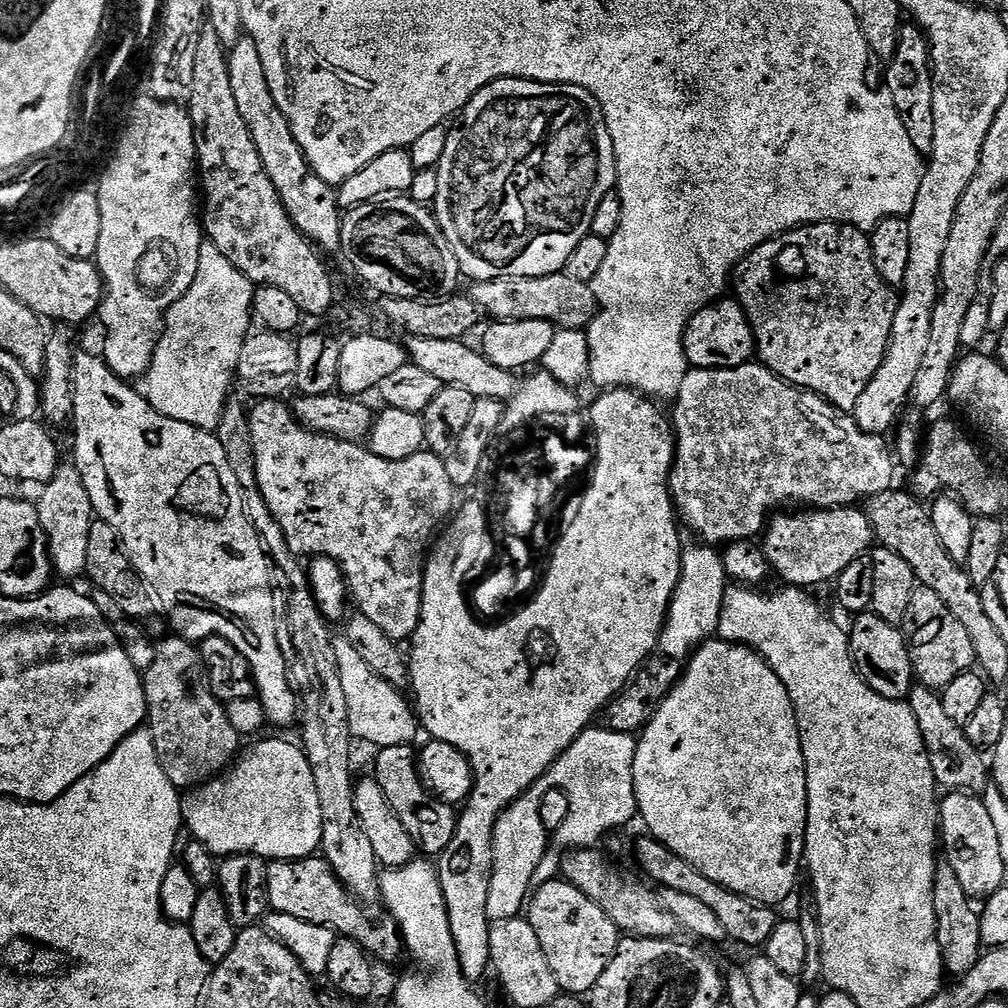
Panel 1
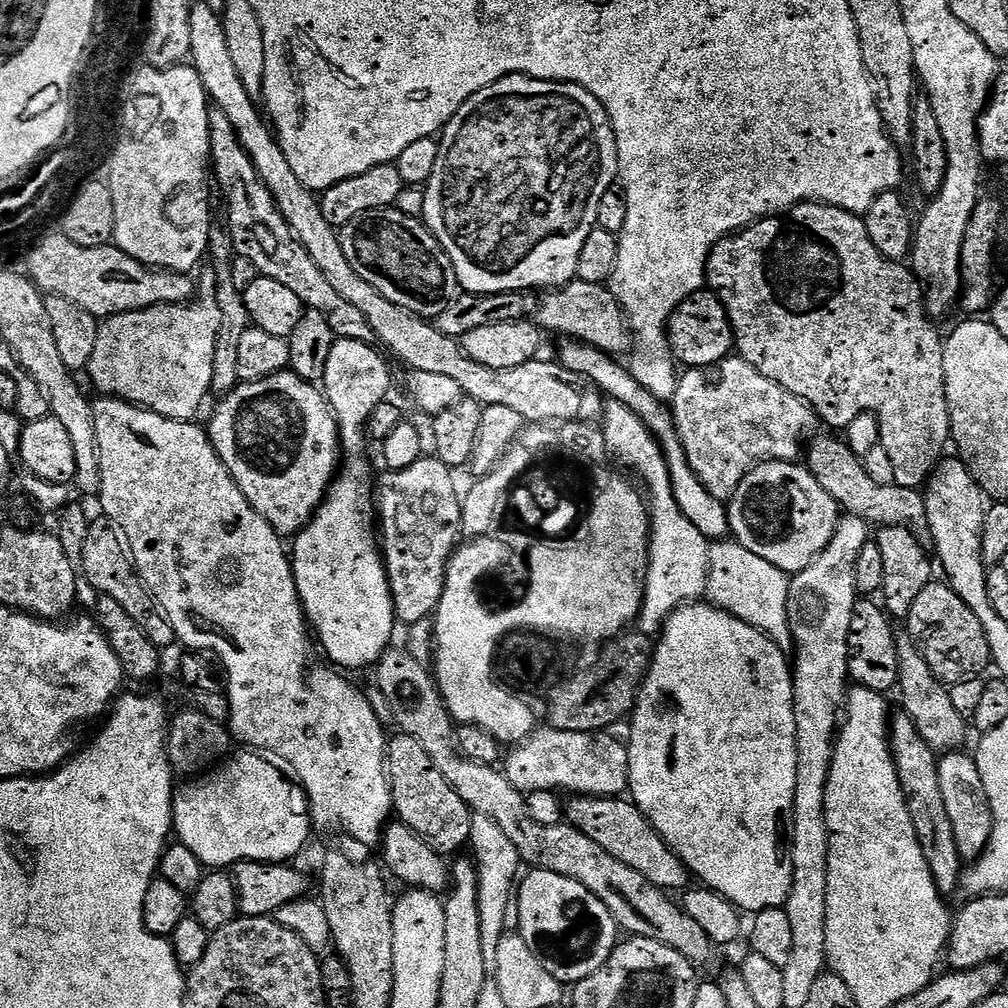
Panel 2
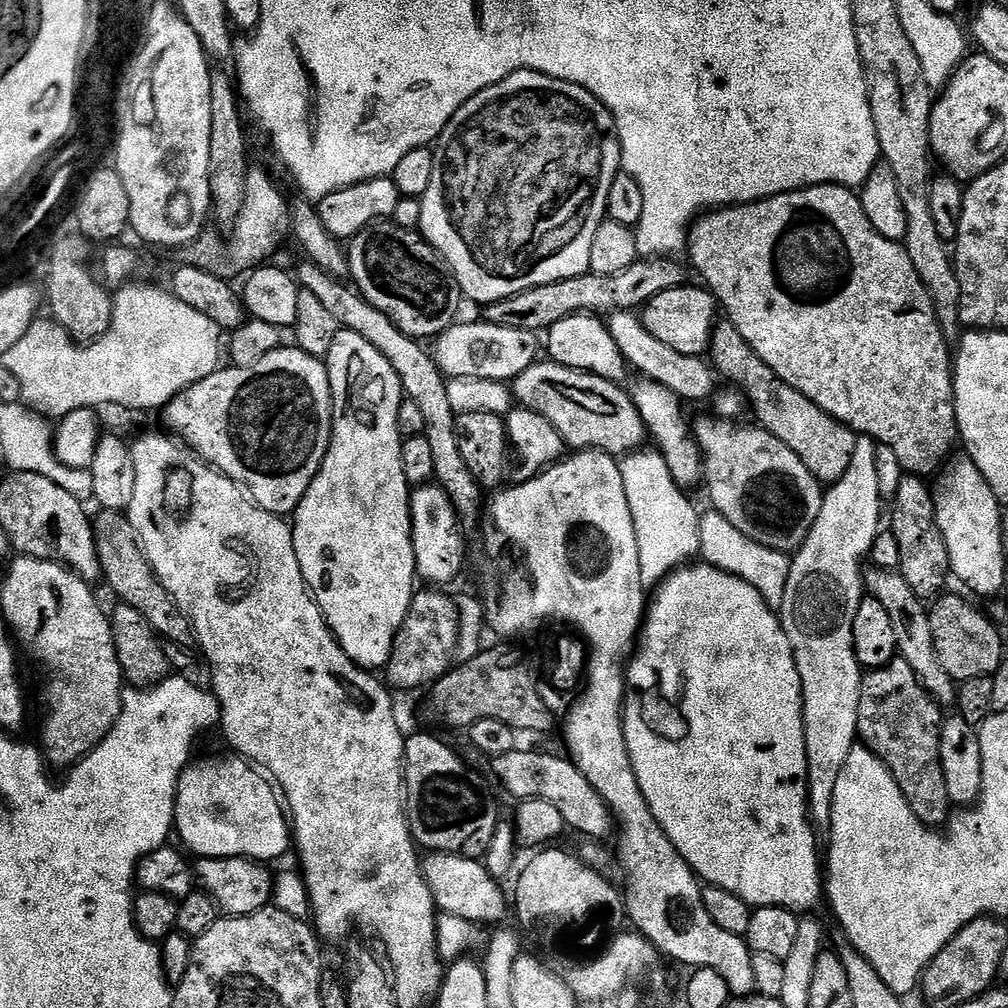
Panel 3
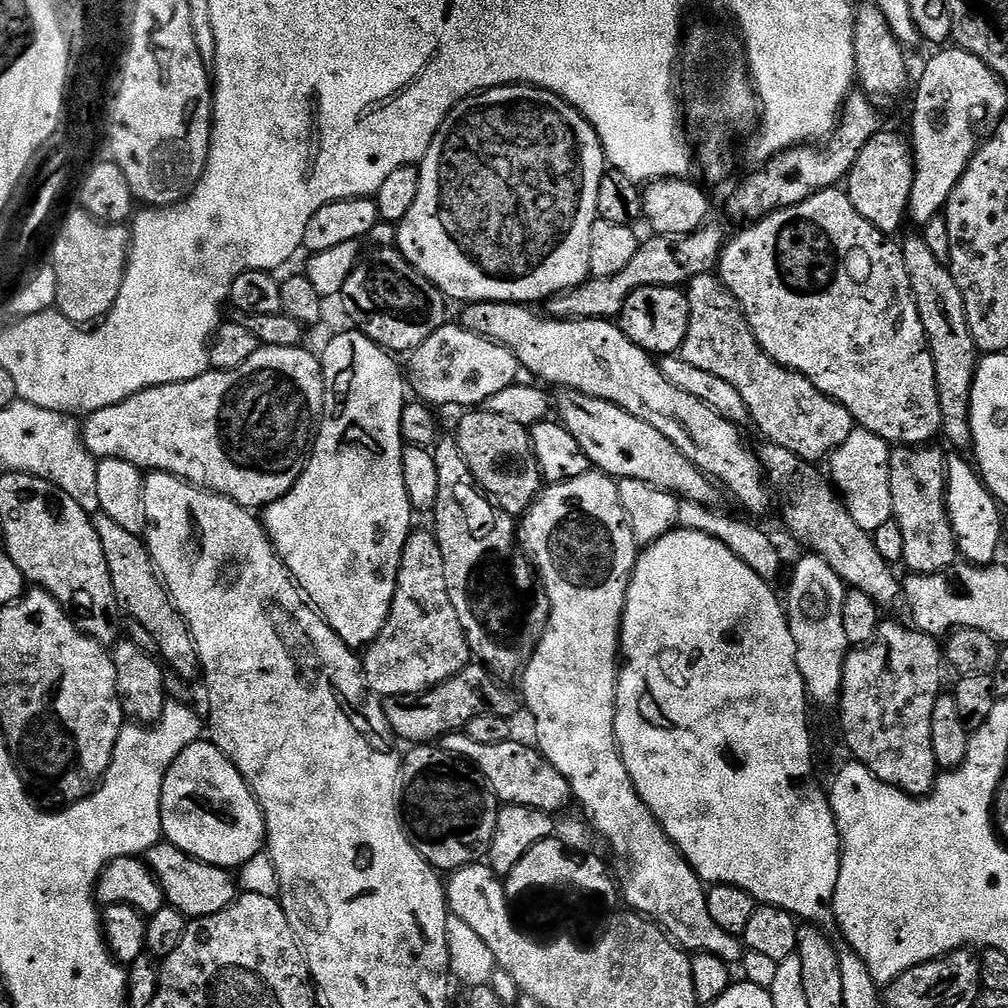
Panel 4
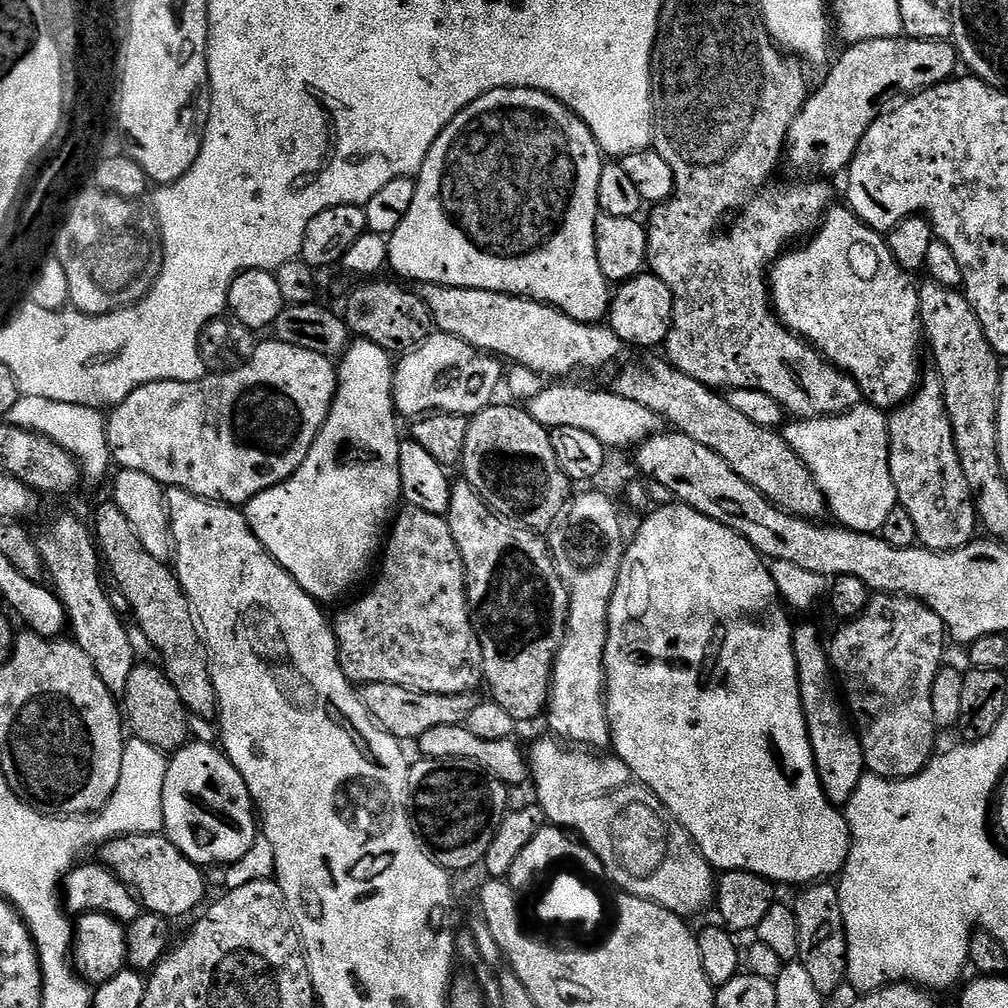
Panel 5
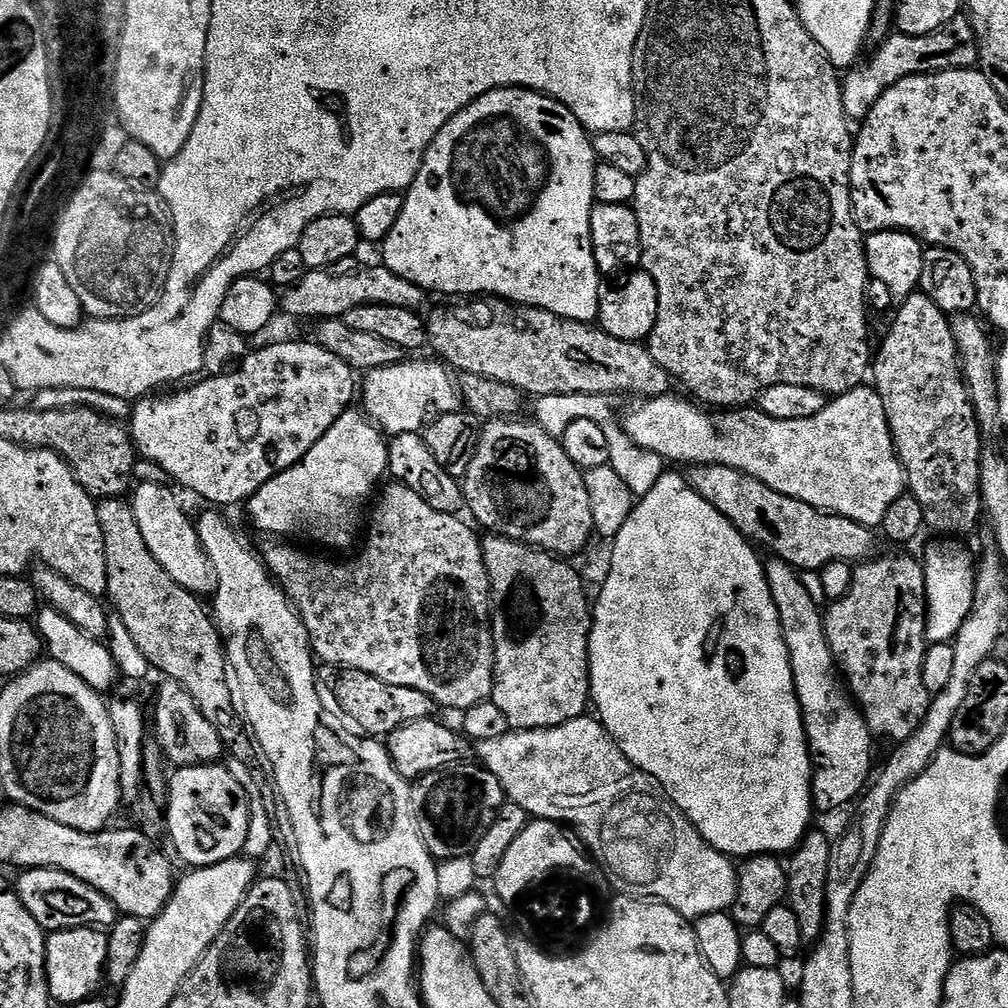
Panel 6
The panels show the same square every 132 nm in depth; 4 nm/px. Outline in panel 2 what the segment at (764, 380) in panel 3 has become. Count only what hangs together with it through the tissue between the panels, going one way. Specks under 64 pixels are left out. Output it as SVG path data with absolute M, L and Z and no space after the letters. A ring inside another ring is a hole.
M820 434L806 448L806 466L814 474L814 478L818 478L818 486L822 486L826 494L833 496L845 513L863 516L872 526L923 525L926 520L923 495L914 488L897 488L892 482L879 484L864 469L864 463L844 438L835 440L832 436Z

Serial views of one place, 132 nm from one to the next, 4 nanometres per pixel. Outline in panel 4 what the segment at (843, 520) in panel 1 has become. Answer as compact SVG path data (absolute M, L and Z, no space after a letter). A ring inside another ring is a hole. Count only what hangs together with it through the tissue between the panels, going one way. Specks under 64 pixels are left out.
M489 300L472 302L465 308L468 309L458 317L459 323L474 334L511 348L525 373L541 376L545 385L562 384L563 389L614 402L654 426L658 434L670 438L705 476L717 485L725 484L746 511L760 516L771 506L774 492L766 479L766 469L757 449L744 441L740 433L743 431L709 404L694 398L694 394L678 390L678 386L662 374L652 353L630 342L619 323L608 318L558 320L547 314L539 316L532 312L536 310L523 304Z

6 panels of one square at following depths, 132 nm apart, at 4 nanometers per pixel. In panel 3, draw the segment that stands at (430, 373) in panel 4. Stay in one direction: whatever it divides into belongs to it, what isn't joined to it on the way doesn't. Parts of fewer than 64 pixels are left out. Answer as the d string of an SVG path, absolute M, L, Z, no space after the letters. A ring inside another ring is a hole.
M477 322L477 324L453 323L435 337L434 359L436 367L445 377L482 378L483 380L498 380L511 382L521 376L531 364L537 363L536 340L537 333L526 330L514 330L506 326L494 326Z

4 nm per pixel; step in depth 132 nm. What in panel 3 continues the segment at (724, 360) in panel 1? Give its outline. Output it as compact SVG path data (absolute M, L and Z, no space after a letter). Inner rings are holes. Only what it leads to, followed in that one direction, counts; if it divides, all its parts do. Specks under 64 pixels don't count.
M703 287L671 288L654 298L650 298L642 309L642 319L646 330L666 342L670 350L678 350L683 356L703 357L712 343L712 330L718 323L718 305L715 296Z

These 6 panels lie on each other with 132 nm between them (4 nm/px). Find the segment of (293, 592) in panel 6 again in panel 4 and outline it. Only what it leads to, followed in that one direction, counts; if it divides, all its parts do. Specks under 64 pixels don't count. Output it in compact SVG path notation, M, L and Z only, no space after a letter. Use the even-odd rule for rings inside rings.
M413 531L402 550L392 613L388 615L386 626L382 626L378 638L362 652L364 680L373 693L381 698L419 696L421 692L431 692L442 682L454 678L454 674L462 671L469 662L468 633L462 630L462 622L458 622L458 610L454 610L454 602L450 602L442 550L431 531Z

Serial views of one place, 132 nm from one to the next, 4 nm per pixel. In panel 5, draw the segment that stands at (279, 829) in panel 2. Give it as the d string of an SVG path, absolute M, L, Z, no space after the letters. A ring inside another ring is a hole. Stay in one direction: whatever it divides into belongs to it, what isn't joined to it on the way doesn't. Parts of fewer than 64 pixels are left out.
M189 742L169 759L162 790L164 832L194 863L227 866L242 858L256 841L258 816L242 774L212 744Z

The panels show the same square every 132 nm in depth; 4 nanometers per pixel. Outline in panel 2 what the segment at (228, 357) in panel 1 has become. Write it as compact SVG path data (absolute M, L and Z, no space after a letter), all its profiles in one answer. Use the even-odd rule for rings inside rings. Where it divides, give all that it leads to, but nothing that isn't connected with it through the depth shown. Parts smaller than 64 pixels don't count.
M143 308L141 312L123 312L117 316L109 316L100 324L100 333L98 334L98 342L94 346L94 354L90 358L86 369L86 375L96 383L96 388L108 398L119 398L127 400L128 403L137 405L141 408L148 408L152 412L162 414L171 420L186 420L189 422L197 419L196 415L200 412L200 407L204 404L204 399L210 396L212 392L212 375L214 374L214 346L218 338L218 323L210 322L210 324L188 324L188 320L184 316L164 316L165 309L159 308Z

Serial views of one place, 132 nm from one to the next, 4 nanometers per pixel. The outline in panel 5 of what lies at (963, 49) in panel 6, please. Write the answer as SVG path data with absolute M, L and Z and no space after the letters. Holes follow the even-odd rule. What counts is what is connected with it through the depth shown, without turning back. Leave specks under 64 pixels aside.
M905 35L894 38L874 38L873 41L849 43L845 52L831 61L832 69L824 76L820 89L813 91L804 101L804 109L797 114L788 131L786 164L796 172L805 172L808 178L832 178L835 172L843 173L851 164L866 130L882 115L882 107L887 100L915 96L935 84L953 79L952 72L958 68L956 49L948 40L914 40Z

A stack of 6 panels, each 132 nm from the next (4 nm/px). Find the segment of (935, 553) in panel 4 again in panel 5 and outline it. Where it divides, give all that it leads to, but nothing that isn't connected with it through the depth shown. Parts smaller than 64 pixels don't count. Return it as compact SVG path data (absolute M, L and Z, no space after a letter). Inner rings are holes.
M935 370L925 371L910 399L888 416L888 461L899 507L910 514L923 547L953 552L973 543L976 528L978 532L976 504L970 486L966 486L966 474L962 474L942 382Z

